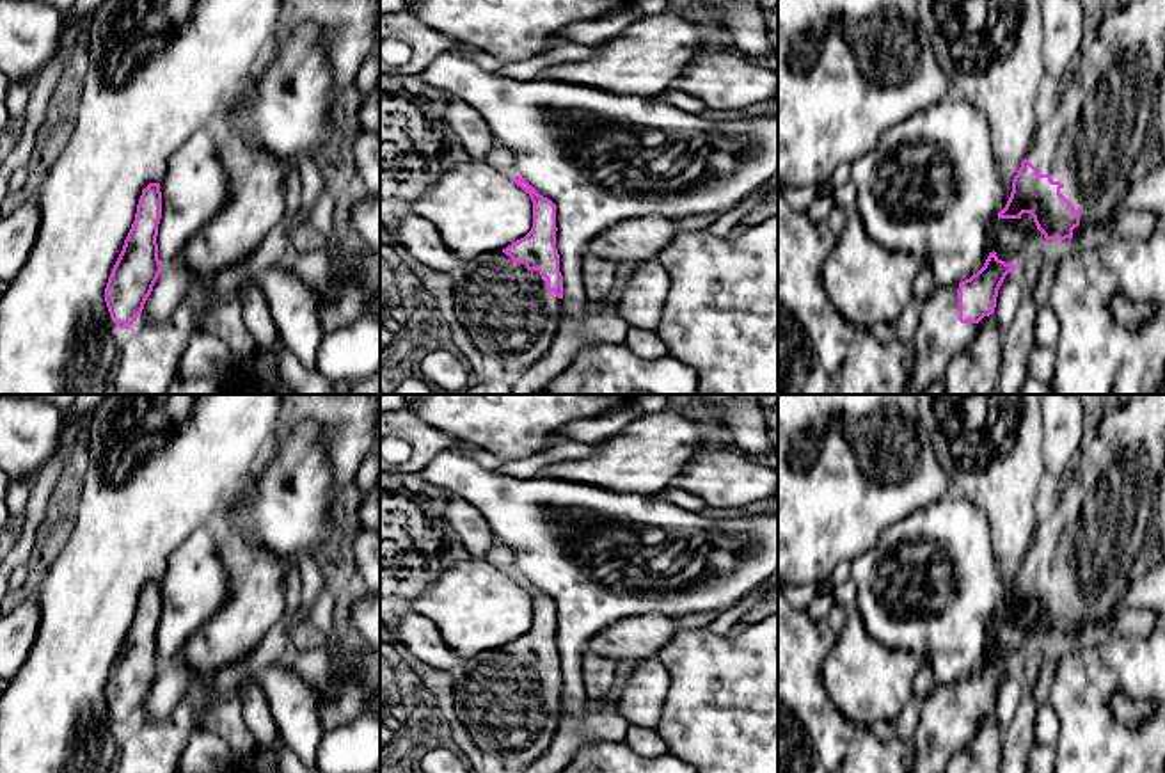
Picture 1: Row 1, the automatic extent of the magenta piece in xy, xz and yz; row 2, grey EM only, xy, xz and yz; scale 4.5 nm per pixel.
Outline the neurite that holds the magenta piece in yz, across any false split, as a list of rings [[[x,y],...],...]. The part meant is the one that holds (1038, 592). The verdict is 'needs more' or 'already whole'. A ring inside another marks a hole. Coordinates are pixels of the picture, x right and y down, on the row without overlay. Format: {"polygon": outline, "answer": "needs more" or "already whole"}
{"polygon": [[[1129,394],[1126,403],[1105,414],[1096,439],[1080,451],[1080,466],[1064,485],[1055,512],[1037,524],[1034,542],[1012,578],[1012,590],[998,617],[1030,611],[1046,640],[1073,636],[1083,643],[1094,624],[1121,615],[1129,576],[1140,567],[1156,482],[1165,469],[1165,394]]], "answer": "needs more"}

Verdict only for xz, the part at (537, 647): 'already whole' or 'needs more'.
needs more

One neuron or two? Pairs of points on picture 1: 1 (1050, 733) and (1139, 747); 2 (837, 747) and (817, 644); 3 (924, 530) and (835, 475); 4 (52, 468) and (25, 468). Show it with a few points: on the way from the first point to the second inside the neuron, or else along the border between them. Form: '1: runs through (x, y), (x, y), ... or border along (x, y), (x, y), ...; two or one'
1: border along (1048, 702), (1059, 725), (1059, 740), (1054, 747); two
2: runs through (812, 722), (808, 718), (808, 669); one
3: border along (942, 496), (892, 523), (874, 544); two
4: border along (61, 430), (55, 450), (34, 477); two

